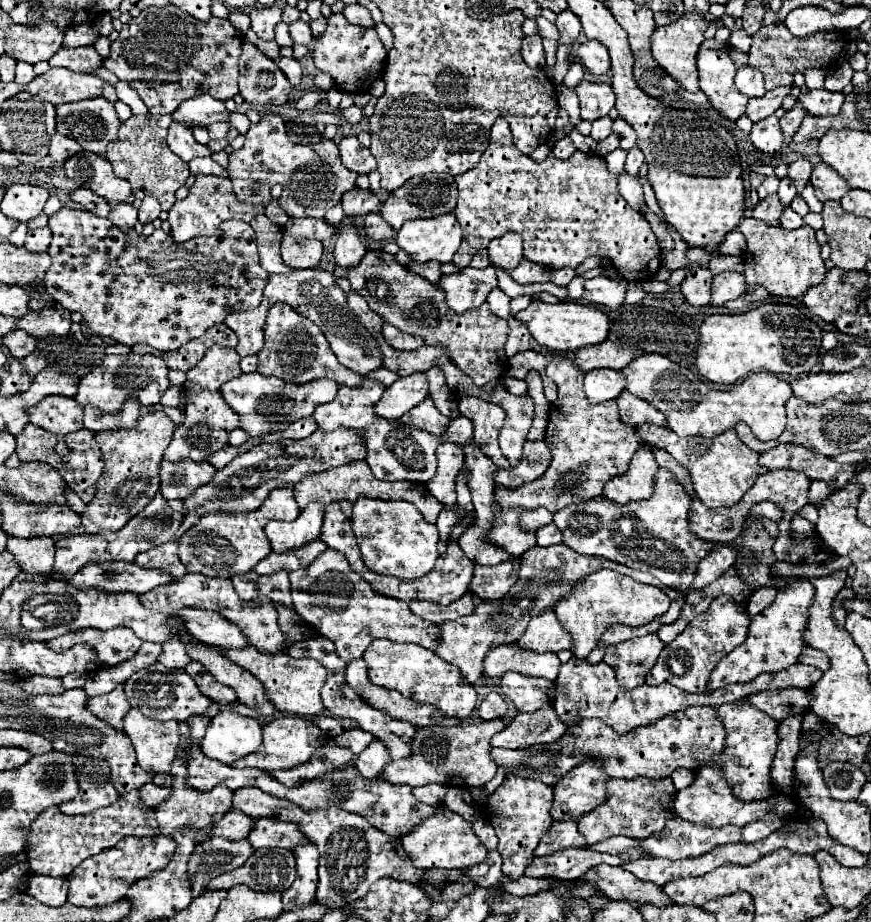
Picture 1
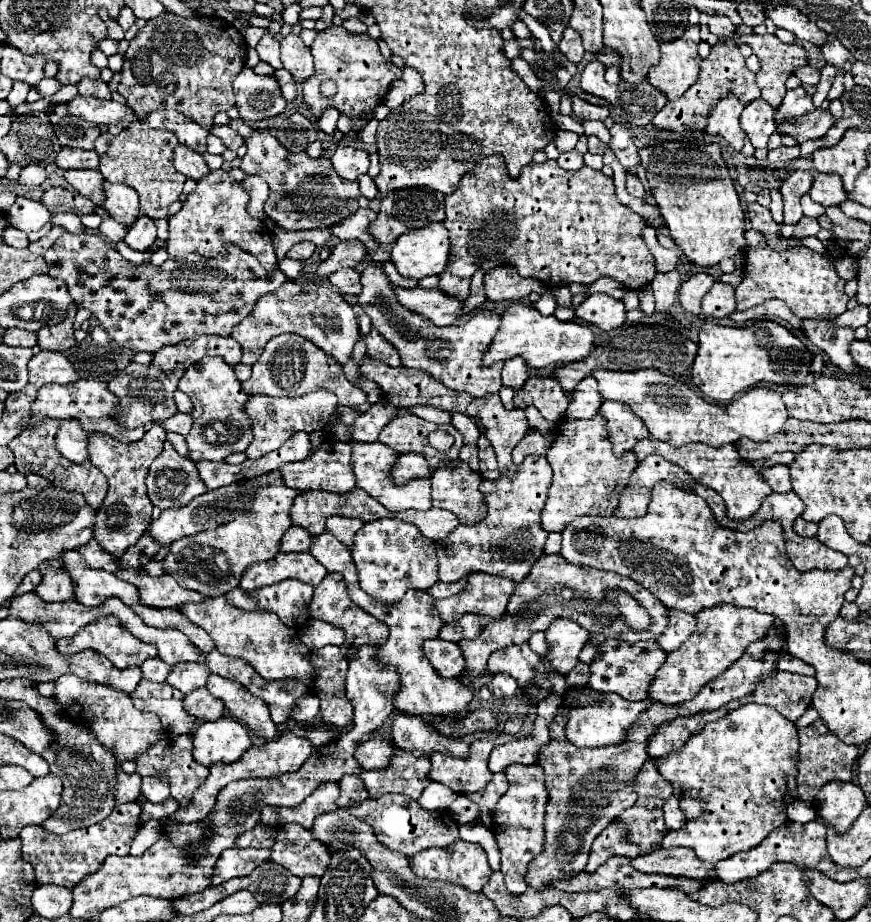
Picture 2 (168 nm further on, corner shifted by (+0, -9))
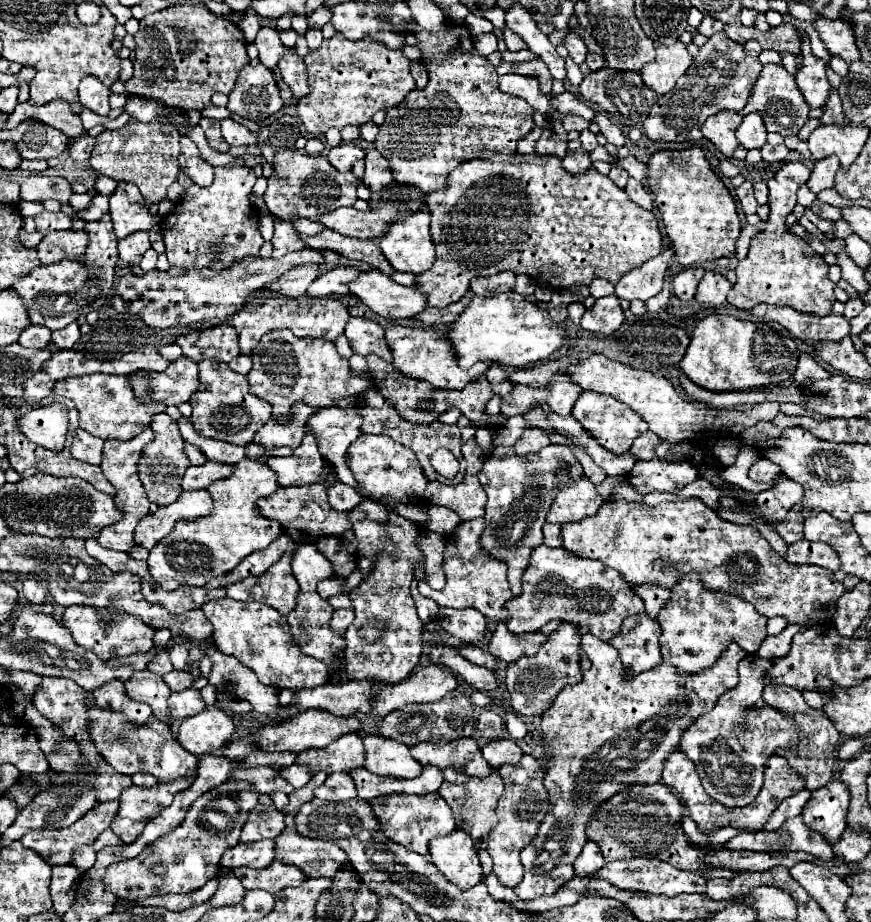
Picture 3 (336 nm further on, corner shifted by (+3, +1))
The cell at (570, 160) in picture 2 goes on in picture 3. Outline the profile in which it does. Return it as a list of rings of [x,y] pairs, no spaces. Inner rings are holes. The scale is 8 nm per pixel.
[[[578,148],[576,152],[566,154],[566,158],[562,160],[562,166],[564,166],[564,170],[568,170],[568,174],[578,176],[578,174],[584,174],[590,170],[592,160],[584,148]]]

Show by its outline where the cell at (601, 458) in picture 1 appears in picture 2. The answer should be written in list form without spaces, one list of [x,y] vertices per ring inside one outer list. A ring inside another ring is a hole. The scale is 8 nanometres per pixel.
[[[599,414],[591,420],[571,420],[571,416],[559,420],[555,424],[555,440],[547,452],[547,460],[553,468],[551,492],[541,512],[541,526],[547,532],[561,532],[575,516],[611,516],[619,502],[619,494],[637,468],[635,452],[615,456],[607,436],[607,420]]]

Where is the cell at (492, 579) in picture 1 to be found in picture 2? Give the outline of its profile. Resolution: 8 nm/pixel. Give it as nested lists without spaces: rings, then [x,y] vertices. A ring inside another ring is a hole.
[[[473,573],[467,586],[445,600],[437,600],[435,608],[445,624],[459,620],[463,614],[483,614],[489,618],[499,618],[505,614],[509,596],[515,590],[515,582],[491,576],[487,573]]]

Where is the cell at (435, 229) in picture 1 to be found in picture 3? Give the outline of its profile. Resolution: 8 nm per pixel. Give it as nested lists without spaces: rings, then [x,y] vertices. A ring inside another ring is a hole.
[[[416,212],[408,214],[408,218],[398,218],[386,236],[380,240],[380,250],[390,262],[390,266],[396,272],[412,272],[412,274],[422,274],[432,268],[434,264],[434,242],[430,238],[430,214],[428,212]]]

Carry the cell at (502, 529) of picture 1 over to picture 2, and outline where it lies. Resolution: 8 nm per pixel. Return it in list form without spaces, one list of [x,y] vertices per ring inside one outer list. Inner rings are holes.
[[[527,456],[523,464],[519,464],[513,480],[507,480],[507,477],[483,480],[479,490],[487,502],[487,516],[473,526],[459,524],[447,538],[435,542],[439,580],[457,582],[467,572],[489,572],[521,582],[529,574],[533,562],[543,554],[547,532],[541,526],[539,514],[545,506],[549,486],[551,466],[545,456]]]

